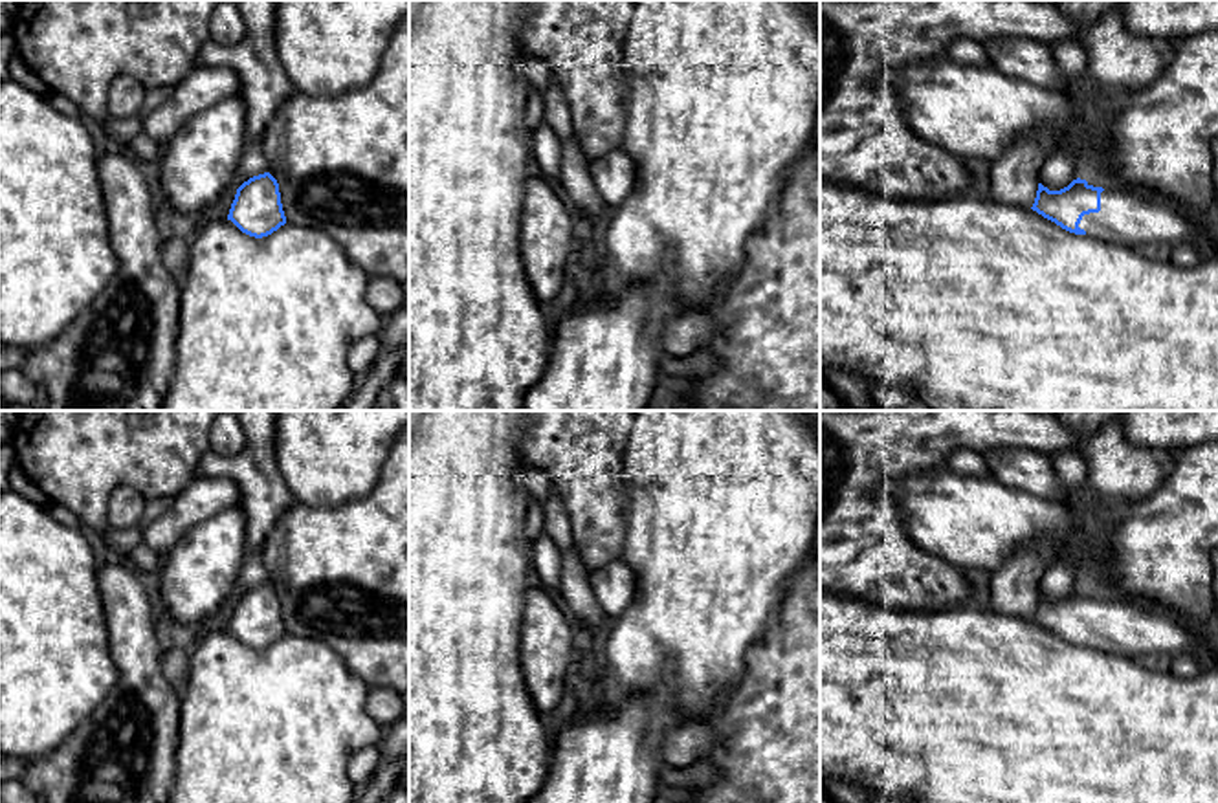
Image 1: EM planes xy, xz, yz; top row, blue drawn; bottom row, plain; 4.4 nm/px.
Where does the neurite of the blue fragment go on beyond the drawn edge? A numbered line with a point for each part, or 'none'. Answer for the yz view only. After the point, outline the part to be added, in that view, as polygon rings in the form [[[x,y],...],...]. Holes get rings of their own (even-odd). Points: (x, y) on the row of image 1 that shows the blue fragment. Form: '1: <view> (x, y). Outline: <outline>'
1: yz (973, 112). Outline: [[[948,57],[893,68],[877,81],[877,88],[899,101],[910,128],[919,138],[963,161],[987,160],[992,163],[1027,130],[1058,130],[1060,139],[1055,143],[1053,152],[1069,152],[1080,170],[1080,180],[1104,189],[1101,192],[1101,211],[1084,214],[1079,224],[1088,236],[1128,248],[1145,242],[1165,242],[1170,248],[1190,244],[1200,257],[1218,255],[1203,220],[1185,214],[1163,196],[1124,187],[1102,169],[1097,119],[1086,101],[1069,101],[1057,90],[1009,77],[994,66],[965,66]]]

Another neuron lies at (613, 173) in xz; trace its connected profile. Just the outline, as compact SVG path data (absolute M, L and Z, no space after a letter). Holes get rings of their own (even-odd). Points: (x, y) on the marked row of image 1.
M622 147L596 158L589 165L589 172L600 196L611 209L620 205L635 187L637 167Z

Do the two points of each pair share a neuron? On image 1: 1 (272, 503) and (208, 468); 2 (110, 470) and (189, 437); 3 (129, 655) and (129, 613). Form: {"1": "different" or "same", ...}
{"1": "same", "2": "same", "3": "same"}

